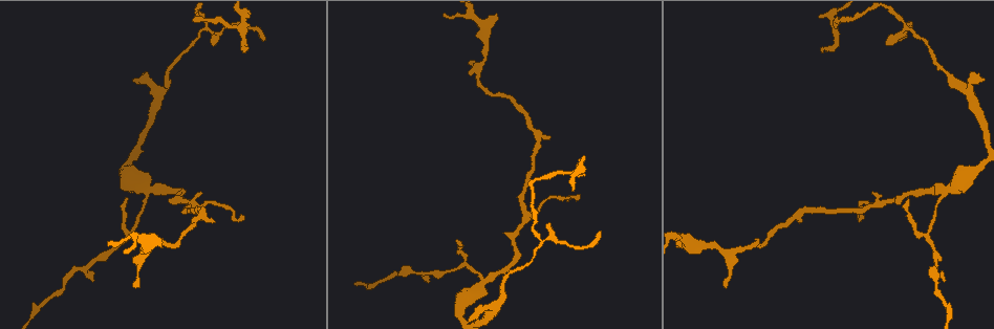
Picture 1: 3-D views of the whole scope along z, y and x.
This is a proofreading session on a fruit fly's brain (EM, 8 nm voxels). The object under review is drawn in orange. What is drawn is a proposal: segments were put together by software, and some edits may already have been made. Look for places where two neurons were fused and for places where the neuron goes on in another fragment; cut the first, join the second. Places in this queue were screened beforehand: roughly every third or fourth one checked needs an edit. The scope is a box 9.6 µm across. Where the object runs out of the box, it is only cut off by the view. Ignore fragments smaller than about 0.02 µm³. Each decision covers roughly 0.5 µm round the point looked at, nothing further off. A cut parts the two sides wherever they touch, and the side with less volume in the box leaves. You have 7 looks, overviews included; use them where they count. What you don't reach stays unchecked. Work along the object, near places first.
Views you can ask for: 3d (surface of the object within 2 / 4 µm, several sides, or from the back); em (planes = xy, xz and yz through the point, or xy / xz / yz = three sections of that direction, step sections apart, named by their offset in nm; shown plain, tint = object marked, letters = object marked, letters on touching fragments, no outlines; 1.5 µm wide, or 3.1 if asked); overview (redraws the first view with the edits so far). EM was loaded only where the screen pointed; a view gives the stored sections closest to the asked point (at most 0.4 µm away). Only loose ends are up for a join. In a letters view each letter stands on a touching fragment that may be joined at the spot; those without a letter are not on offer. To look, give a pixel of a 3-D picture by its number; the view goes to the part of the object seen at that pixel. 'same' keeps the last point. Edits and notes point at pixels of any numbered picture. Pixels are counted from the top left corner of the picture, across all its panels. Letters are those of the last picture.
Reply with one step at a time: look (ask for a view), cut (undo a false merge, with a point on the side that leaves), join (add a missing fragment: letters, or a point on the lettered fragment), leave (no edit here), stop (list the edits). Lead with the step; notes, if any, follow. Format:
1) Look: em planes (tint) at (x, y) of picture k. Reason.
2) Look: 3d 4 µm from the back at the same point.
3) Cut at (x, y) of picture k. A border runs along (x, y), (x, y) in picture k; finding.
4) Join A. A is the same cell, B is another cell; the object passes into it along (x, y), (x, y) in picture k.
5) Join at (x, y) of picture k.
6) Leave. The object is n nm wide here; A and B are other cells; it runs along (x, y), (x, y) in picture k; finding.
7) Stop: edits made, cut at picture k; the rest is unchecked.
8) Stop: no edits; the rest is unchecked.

Look: 3d 4 µm at (937, 260) of picture 1. Narrows sharply.

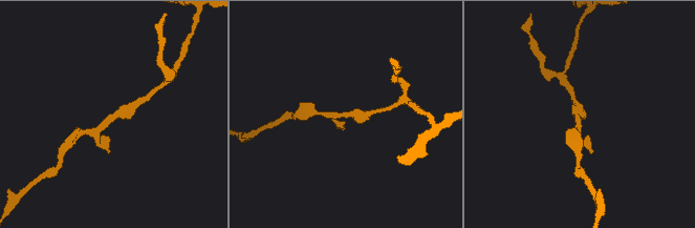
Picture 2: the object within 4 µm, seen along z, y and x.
Look: em planes (plain) at (104, 122) of picture 2.

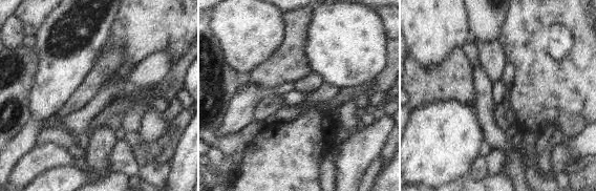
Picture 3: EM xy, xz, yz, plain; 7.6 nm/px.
Look: em planes (letters) at the same point.

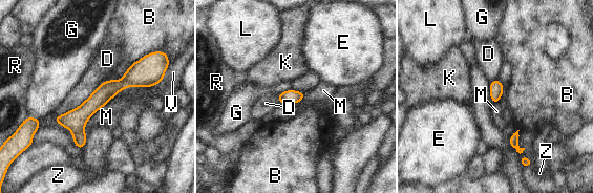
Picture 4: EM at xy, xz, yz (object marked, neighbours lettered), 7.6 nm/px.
Leave. B, D, E, G, K, L, M, R, V and Z are other cells; it runs along (155, 81), (128, 80), (76, 120), (58, 121) in picture 4; one neuron here.

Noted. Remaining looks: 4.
Look: 3d 2 µm at (541, 242) of picture 1. Arms part here.

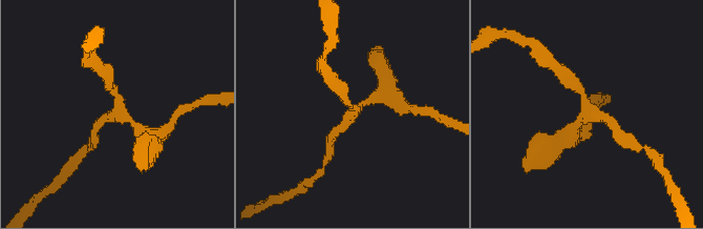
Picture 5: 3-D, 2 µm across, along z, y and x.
Look: em xz step 8 (tint) at (593, 109) of picture 5. Now the EM.

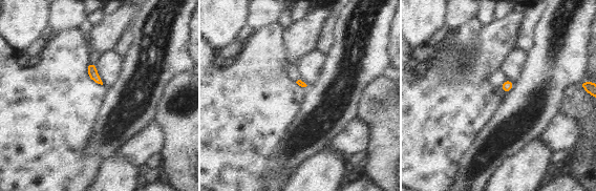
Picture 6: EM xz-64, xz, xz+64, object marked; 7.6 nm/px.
Look: em planes (letters) at the same point. Cut it another way.

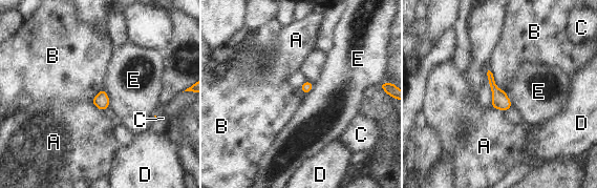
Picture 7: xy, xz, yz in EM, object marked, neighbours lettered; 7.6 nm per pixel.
Leave. A, B, C, D and E are other cells; a border runs along (103, 87), (108, 97), (109, 107) in picture 7; one neuron here.

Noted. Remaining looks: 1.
Look: em planes (letters) at (242, 48) of picture 1. An open end.

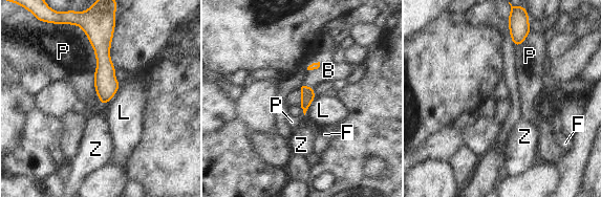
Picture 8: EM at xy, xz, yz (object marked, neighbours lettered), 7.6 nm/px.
Join B. B is the same cell, F, L, P and Z are other cells; the object passes into it along (313, 66), (315, 68), (328, 70) in picture 8; the neuron continues.

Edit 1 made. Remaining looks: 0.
Stop: edits made, join at picture 8; the rest is unchecked.

